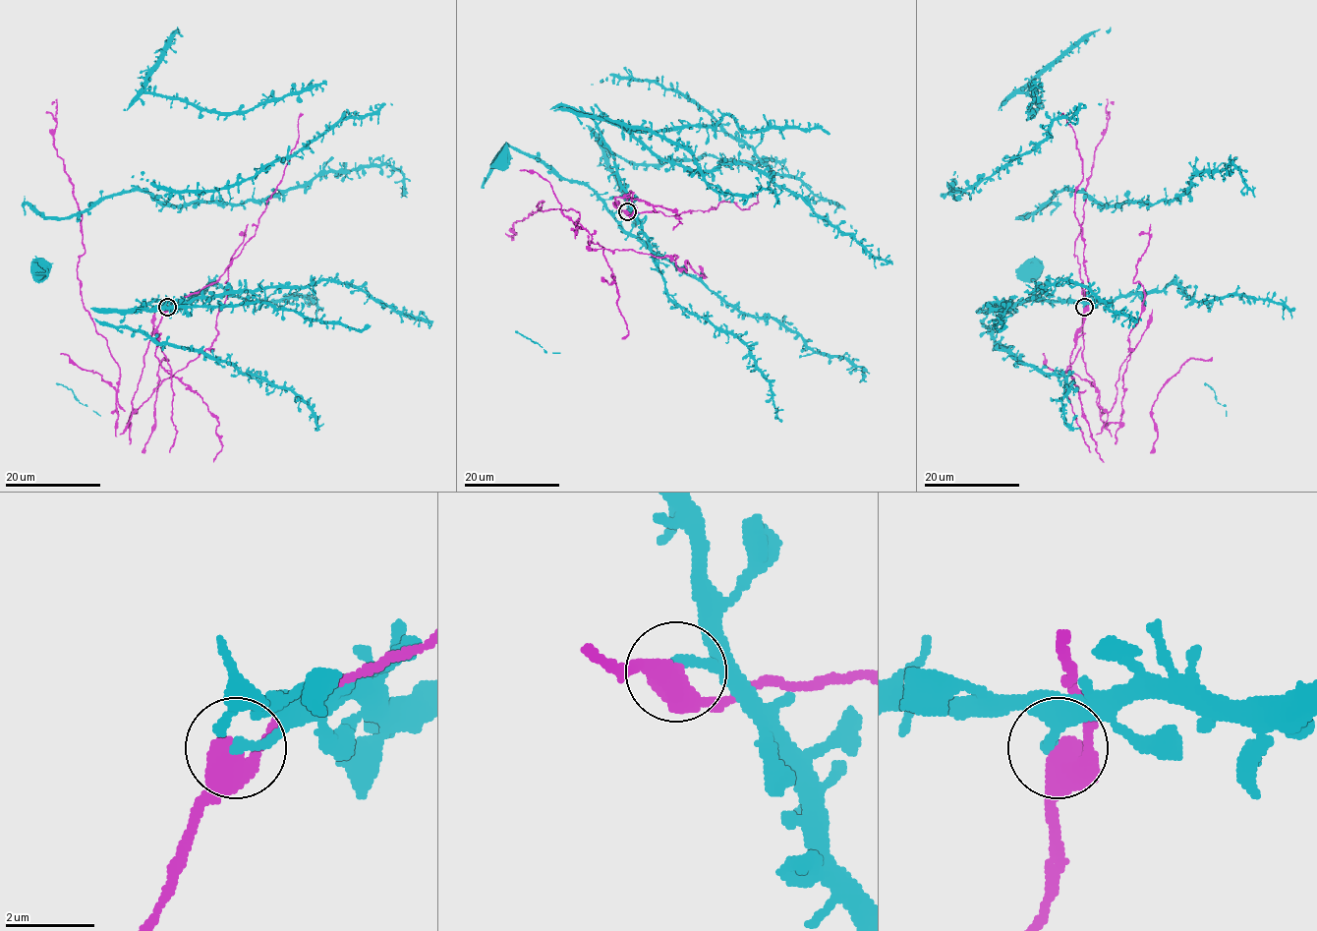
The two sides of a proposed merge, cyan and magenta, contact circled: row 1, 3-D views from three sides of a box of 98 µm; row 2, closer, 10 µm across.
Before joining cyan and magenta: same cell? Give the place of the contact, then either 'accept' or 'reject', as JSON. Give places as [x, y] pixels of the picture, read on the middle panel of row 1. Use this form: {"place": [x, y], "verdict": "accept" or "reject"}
{"place": [627, 211], "verdict": "reject"}

